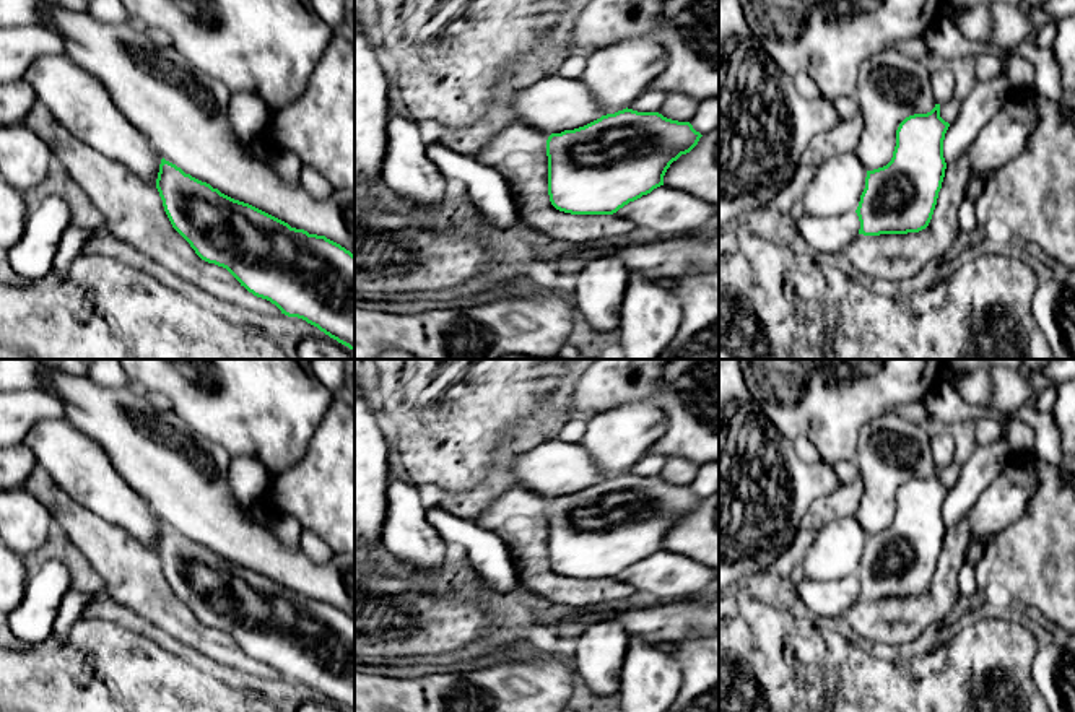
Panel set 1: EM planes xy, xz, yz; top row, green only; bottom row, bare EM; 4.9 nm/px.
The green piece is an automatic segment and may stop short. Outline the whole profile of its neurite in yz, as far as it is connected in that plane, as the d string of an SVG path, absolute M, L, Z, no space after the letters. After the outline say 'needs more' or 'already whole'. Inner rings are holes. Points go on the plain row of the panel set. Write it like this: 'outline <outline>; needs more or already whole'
outline M940 468L899 488L891 525L867 535L855 574L859 598L907 598L929 590L947 533L943 504L948 491L940 481Z; already whole

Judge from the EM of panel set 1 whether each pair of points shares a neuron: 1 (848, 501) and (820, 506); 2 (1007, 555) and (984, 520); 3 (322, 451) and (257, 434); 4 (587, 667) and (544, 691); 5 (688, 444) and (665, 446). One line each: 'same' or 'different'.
1: same
2: different
3: different
4: different
5: same

